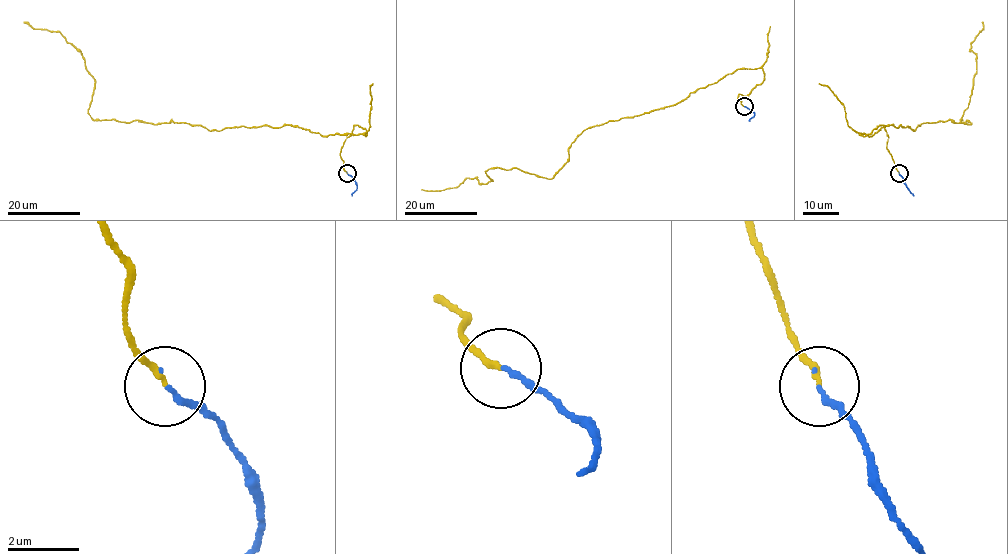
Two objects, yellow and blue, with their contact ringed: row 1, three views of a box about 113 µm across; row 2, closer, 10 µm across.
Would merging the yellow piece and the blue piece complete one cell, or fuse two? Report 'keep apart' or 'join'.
join

